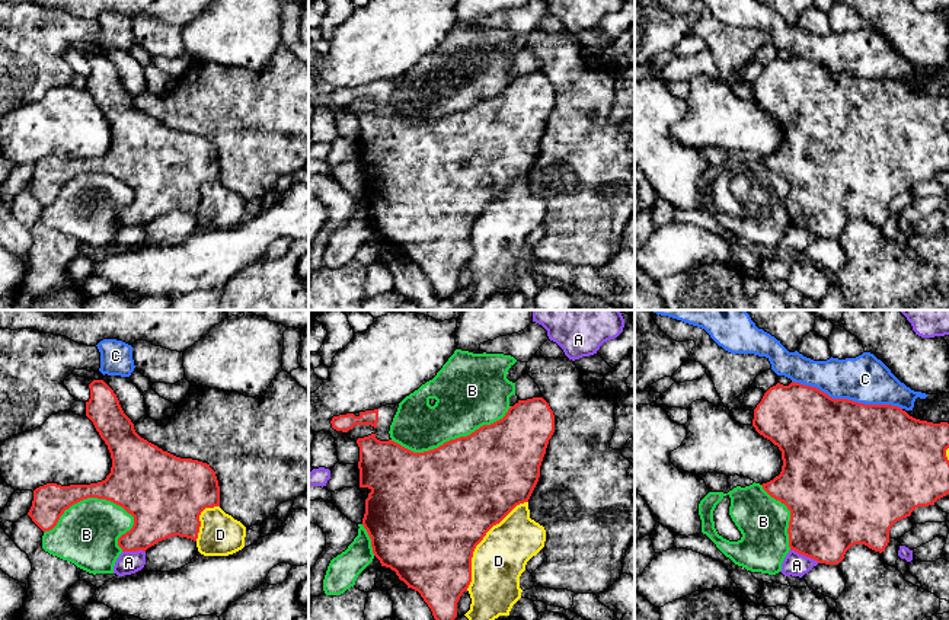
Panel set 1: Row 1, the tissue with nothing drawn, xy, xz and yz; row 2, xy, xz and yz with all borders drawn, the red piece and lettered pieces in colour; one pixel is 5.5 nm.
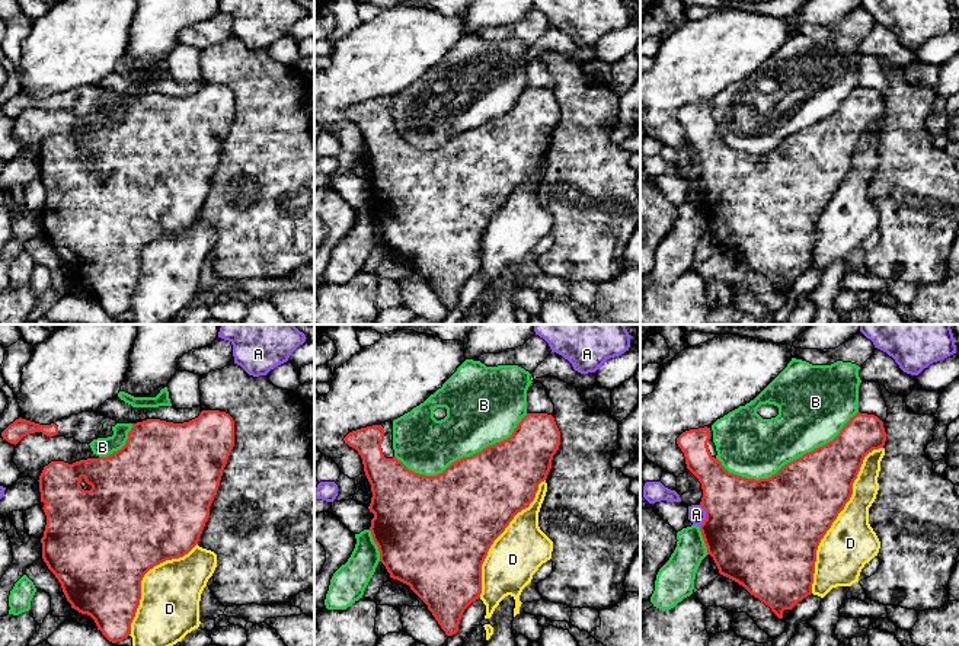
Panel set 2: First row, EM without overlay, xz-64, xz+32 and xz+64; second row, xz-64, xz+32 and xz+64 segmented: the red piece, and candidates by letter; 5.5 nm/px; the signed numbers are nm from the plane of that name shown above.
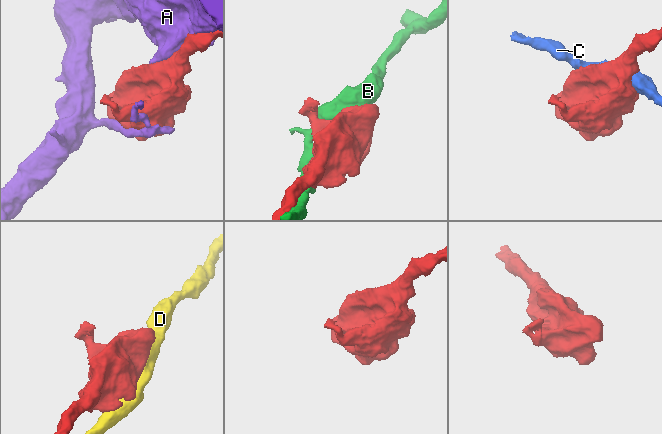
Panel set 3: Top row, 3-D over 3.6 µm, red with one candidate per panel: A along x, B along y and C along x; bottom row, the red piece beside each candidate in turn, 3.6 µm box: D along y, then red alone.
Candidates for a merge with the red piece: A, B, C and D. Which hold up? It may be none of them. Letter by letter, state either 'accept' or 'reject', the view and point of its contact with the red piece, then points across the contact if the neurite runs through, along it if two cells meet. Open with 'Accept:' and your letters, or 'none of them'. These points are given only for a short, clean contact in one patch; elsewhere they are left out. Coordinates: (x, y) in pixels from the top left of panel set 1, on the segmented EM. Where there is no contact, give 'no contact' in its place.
Accept: none of them
A: reject; meets red in yz at (805, 555)
B: reject; meets red in xy at (86, 498)
C: reject; meets red in yz at (847, 399)
D: reject; meets red in xz at (481, 540)

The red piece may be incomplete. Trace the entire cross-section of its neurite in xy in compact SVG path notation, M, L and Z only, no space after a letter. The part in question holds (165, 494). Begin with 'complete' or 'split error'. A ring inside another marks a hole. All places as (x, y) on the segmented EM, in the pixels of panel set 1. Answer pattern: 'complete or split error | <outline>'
complete | M93 380L89 389L86 416L108 445L112 458L111 473L105 480L90 485L47 483L36 488L28 515L45 533L57 525L60 517L71 505L87 498L98 498L122 506L134 517L132 528L118 538L122 552L146 552L156 543L175 536L196 541L201 512L205 508L220 506L215 472L207 463L176 457L141 438L124 413L116 394L103 380Z

